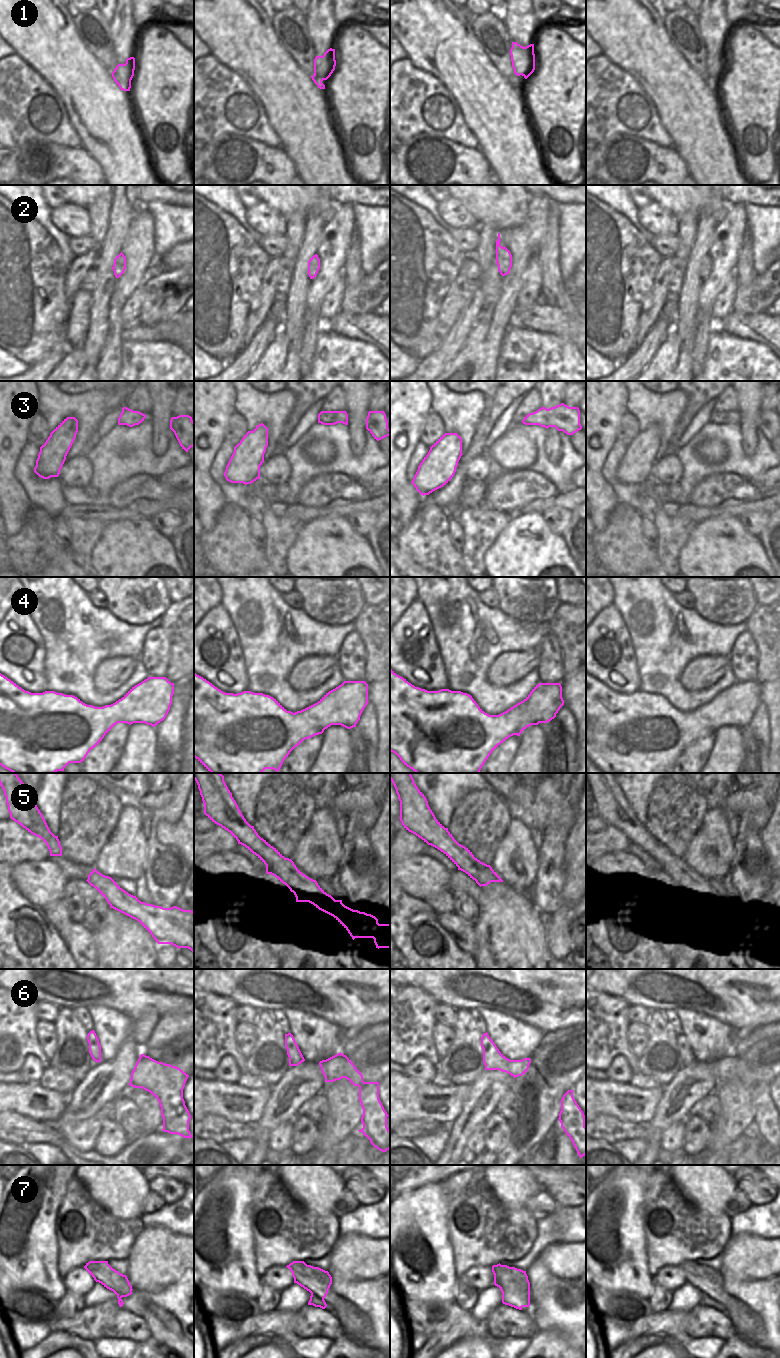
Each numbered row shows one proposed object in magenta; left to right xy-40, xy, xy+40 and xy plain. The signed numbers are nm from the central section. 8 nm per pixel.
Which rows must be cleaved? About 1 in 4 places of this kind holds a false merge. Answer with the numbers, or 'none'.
7.

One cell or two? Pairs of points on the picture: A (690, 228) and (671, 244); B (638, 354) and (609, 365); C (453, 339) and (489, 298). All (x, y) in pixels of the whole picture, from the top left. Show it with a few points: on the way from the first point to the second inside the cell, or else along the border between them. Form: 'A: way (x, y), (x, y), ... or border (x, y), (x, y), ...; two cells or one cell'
A: border (676, 234), (679, 244), (673, 255); two cells
B: border (618, 362), (613, 370); two cells
C: border (479, 288), (483, 293), (483, 302), (485, 304); two cells

